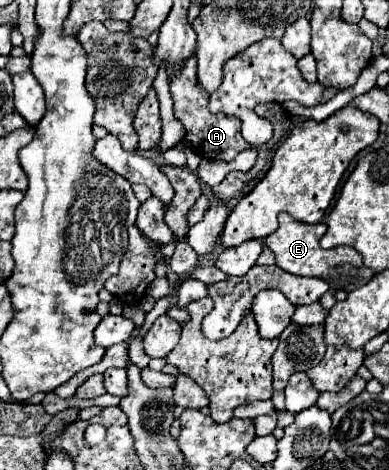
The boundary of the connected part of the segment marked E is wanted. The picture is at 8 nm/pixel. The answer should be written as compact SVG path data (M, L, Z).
M287 212L279 214L279 228L265 238L265 244L275 254L275 264L283 268L289 274L297 276L313 276L329 282L333 290L345 290L351 292L363 284L367 284L373 278L373 272L363 266L361 254L351 246L337 246L331 250L323 250L319 246L319 238L327 230L325 222L319 224L305 224L299 220L293 220Z

